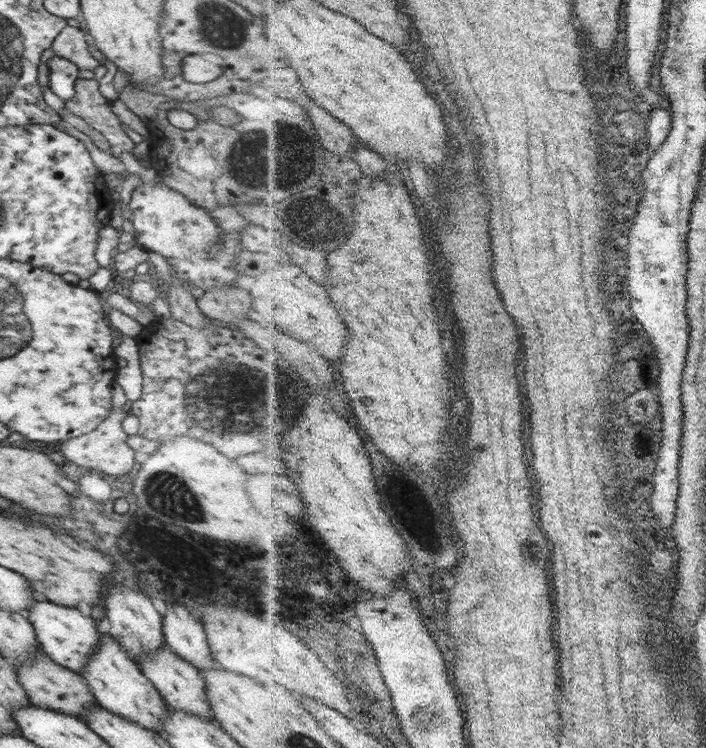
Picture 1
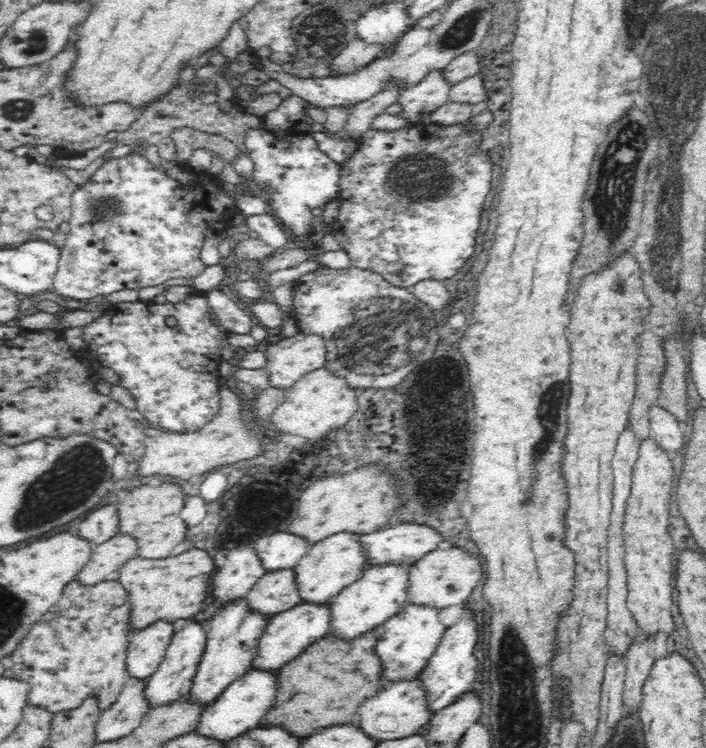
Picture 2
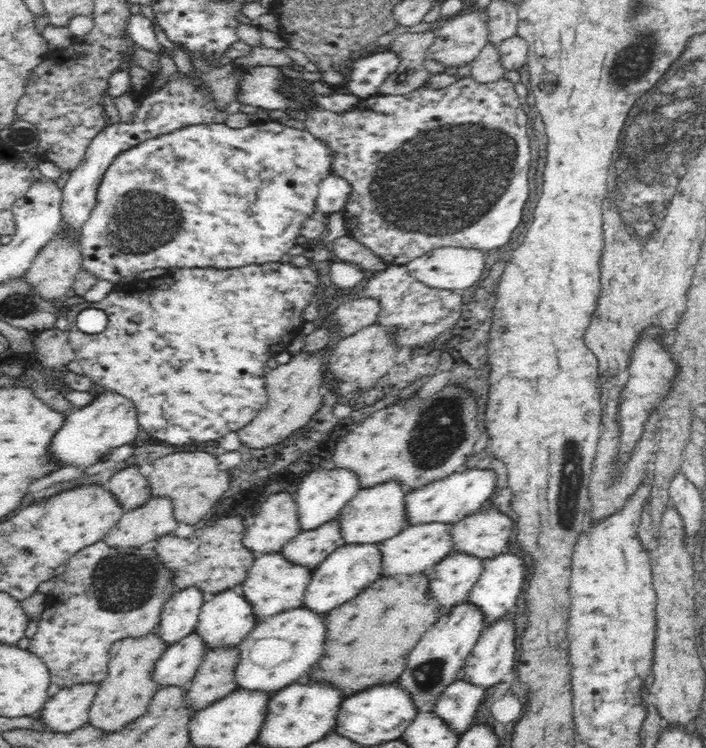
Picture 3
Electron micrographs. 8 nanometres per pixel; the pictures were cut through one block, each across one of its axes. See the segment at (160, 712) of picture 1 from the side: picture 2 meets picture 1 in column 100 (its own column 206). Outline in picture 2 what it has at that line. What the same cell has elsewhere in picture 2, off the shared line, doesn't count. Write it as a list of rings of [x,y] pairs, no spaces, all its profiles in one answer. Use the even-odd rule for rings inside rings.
[[[245,598],[222,604],[222,607],[211,618],[206,646],[188,695],[194,703],[200,703],[204,707],[212,705],[232,682],[247,674],[252,667],[258,639],[265,632],[269,618],[270,616],[250,610]]]

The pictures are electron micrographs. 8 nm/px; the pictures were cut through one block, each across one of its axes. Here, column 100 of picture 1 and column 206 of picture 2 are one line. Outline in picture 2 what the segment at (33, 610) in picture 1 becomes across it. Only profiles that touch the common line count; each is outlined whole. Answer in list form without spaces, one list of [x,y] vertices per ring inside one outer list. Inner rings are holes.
[[[193,618],[187,619],[187,621],[180,631],[174,633],[158,671],[154,672],[154,675],[146,681],[144,697],[146,697],[150,708],[177,702],[179,699],[188,696],[190,688],[192,688],[194,676],[196,676],[206,646],[207,633],[202,629],[202,623],[194,621]]]

